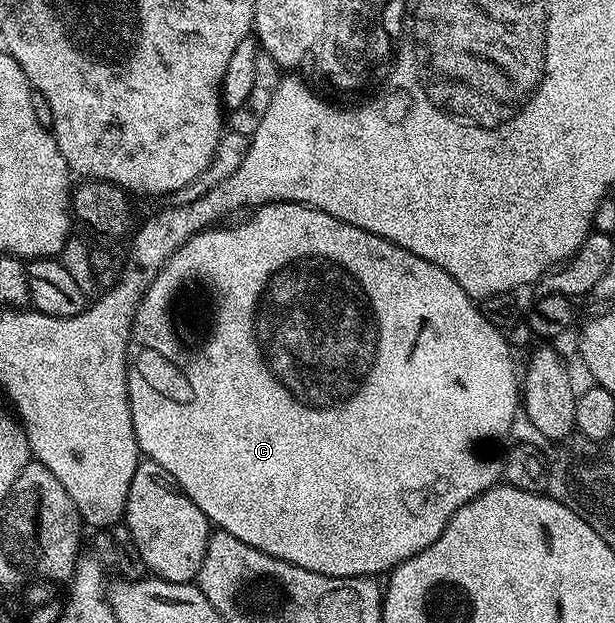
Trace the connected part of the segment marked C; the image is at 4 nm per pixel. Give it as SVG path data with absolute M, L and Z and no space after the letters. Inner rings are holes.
M274 201L272 205L258 206L251 215L248 221L243 221L232 229L208 227L197 236L191 237L189 243L185 243L185 247L181 247L177 255L169 259L169 263L165 263L165 267L157 275L157 279L153 279L149 291L139 304L131 328L131 347L127 359L127 398L131 404L131 418L140 454L146 460L165 467L165 471L173 475L183 494L193 499L197 507L201 507L201 511L215 529L224 529L229 535L241 539L241 543L257 547L257 551L265 551L277 559L330 577L375 577L380 575L379 573L390 574L391 570L405 559L425 551L425 547L432 545L442 535L449 519L456 511L473 498L480 497L485 490L500 480L500 458L487 453L483 444L505 436L515 421L515 412L518 414L521 409L521 381L517 373L515 377L515 361L511 358L513 350L507 344L504 330L493 327L493 323L485 319L482 308L469 294L444 269L421 259L421 255L413 255L413 251L405 251L405 247L397 247L381 235L373 235L369 231L361 231L361 227L353 227L341 219L333 219L333 215L320 209L313 209L310 205L298 205L292 201Z

